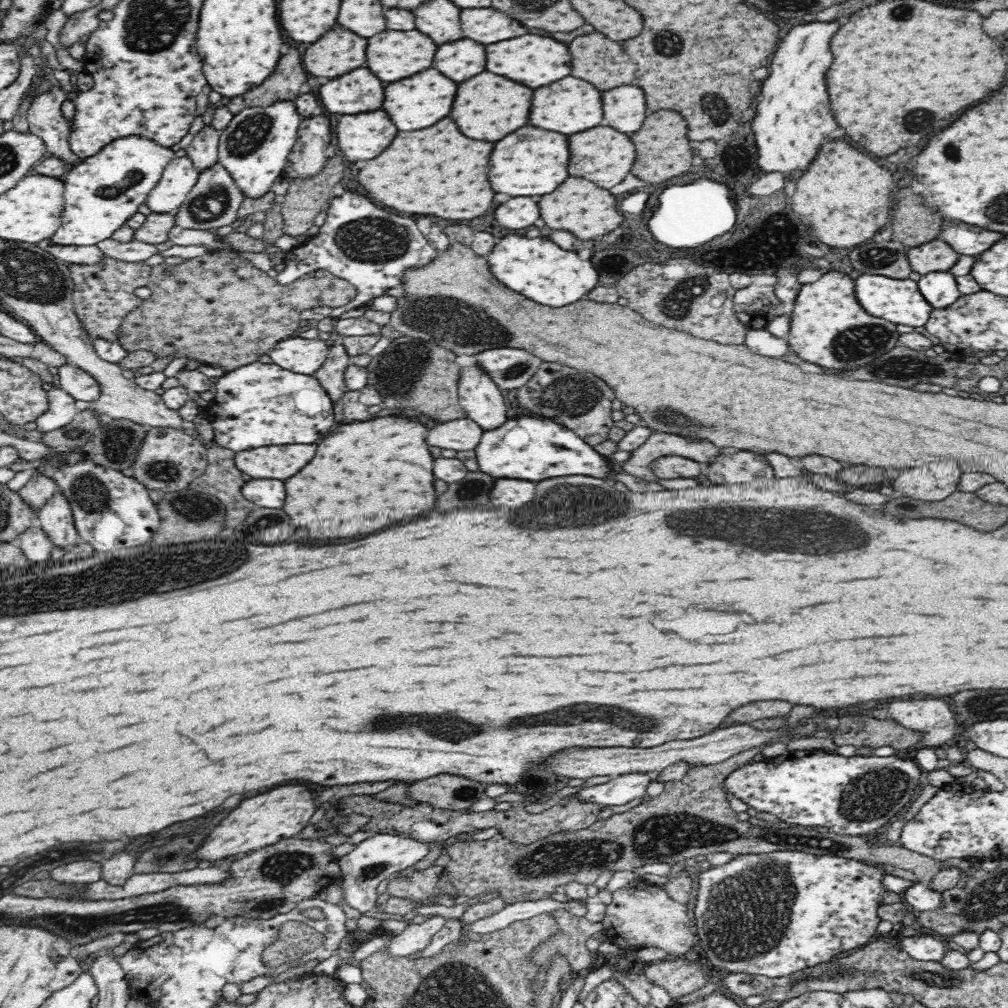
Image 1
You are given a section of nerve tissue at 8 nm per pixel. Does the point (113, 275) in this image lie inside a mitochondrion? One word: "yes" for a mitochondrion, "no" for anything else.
no

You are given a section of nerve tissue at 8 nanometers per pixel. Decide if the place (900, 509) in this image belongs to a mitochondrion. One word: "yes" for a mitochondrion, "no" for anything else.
yes

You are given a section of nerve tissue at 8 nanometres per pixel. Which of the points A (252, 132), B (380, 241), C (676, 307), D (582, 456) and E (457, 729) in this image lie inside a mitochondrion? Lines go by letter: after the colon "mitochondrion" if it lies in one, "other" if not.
A: mitochondrion
B: mitochondrion
C: mitochondrion
D: other
E: mitochondrion

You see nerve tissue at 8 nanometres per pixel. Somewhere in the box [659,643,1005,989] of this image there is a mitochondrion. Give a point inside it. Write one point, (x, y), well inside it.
(745, 915)

